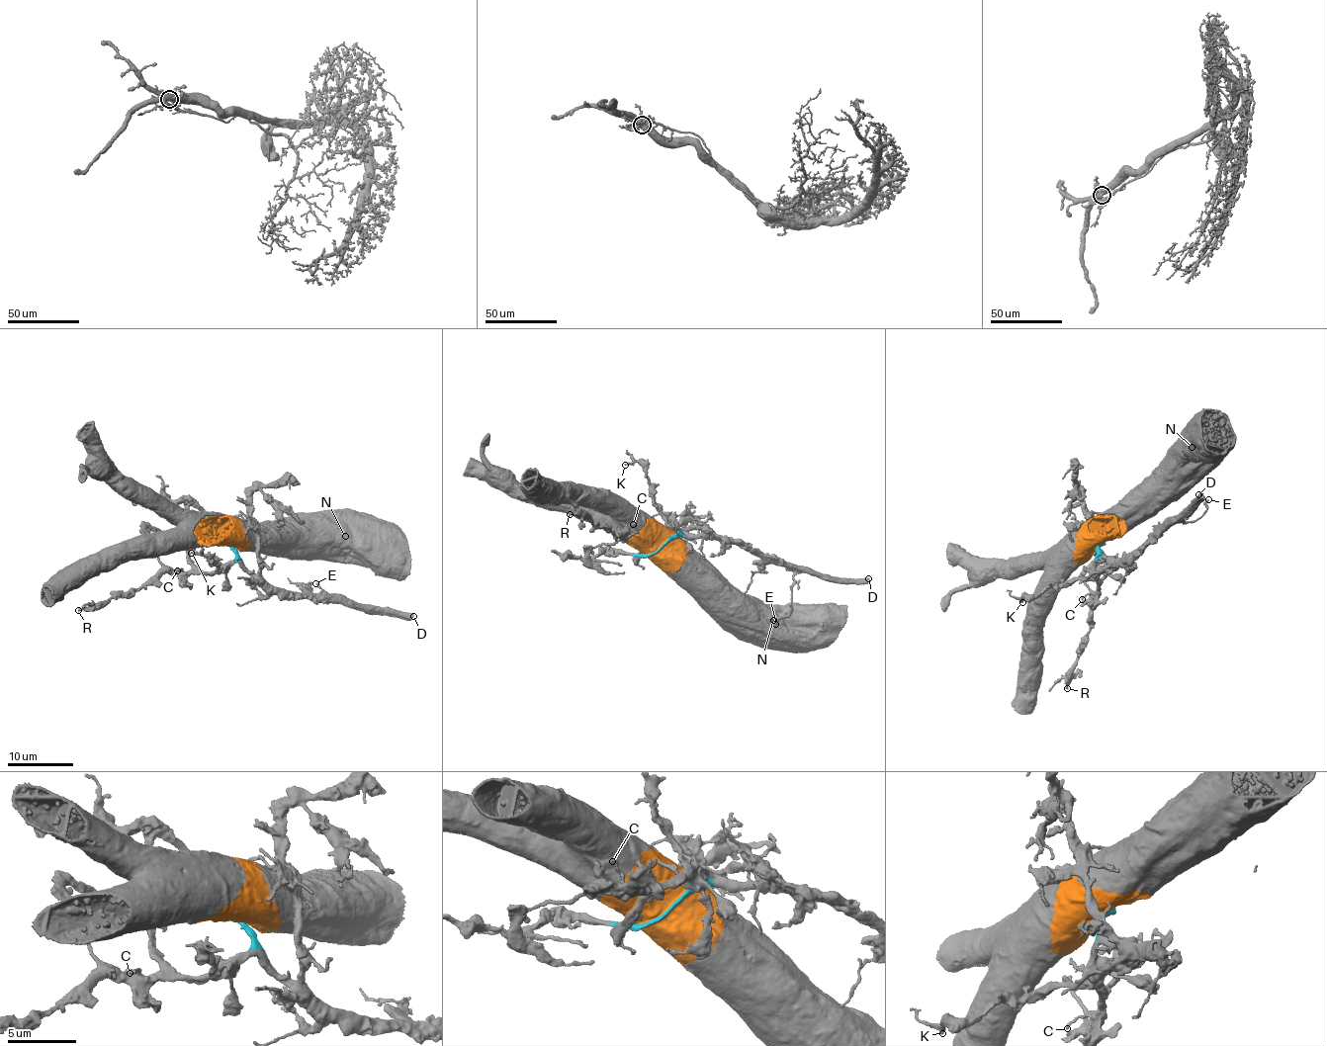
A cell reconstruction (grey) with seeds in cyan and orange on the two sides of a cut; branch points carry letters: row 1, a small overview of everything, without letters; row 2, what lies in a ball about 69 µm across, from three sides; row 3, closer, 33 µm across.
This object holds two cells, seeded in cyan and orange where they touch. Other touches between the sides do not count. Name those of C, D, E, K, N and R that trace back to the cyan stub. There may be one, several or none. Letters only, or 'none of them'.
C, D, E, K, R

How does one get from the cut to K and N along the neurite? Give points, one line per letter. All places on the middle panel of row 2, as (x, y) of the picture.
K: (658, 549), (677, 534), (659, 509), (647, 471), (638, 462), (625, 465)
N: (658, 548), (663, 556), (711, 567), (729, 585), (753, 596), (758, 603), (773, 606), (778, 619), (773, 619)

